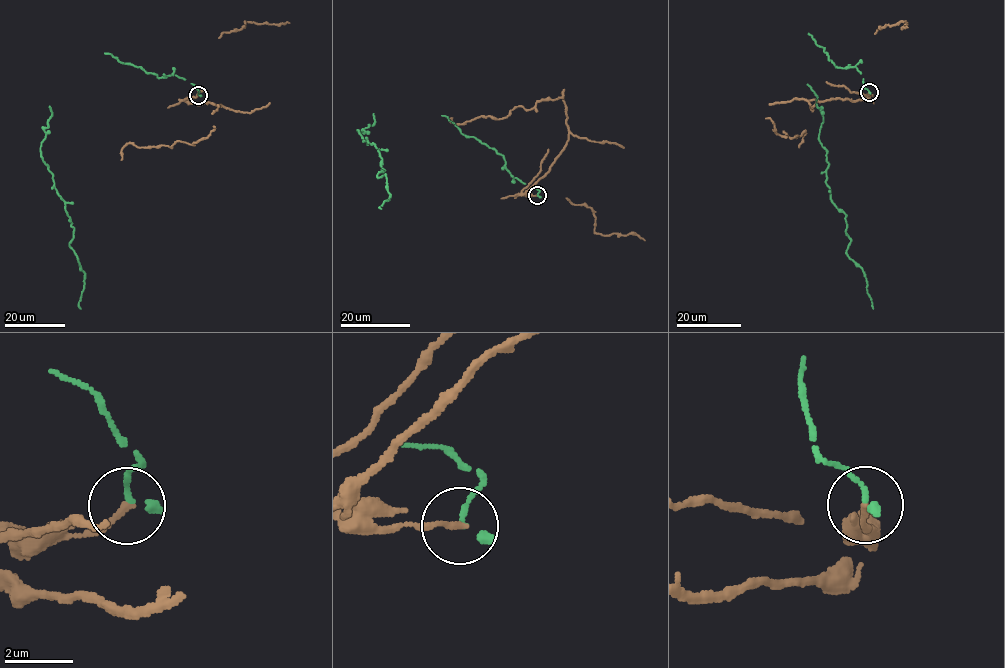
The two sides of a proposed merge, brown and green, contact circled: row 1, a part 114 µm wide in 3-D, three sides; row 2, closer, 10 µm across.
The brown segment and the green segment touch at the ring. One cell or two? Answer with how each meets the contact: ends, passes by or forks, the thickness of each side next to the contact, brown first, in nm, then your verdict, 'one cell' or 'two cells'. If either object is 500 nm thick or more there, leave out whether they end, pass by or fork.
brown ends there; green ends there; 180 nm thick on the brown side, 240 nm on the other; two cells

